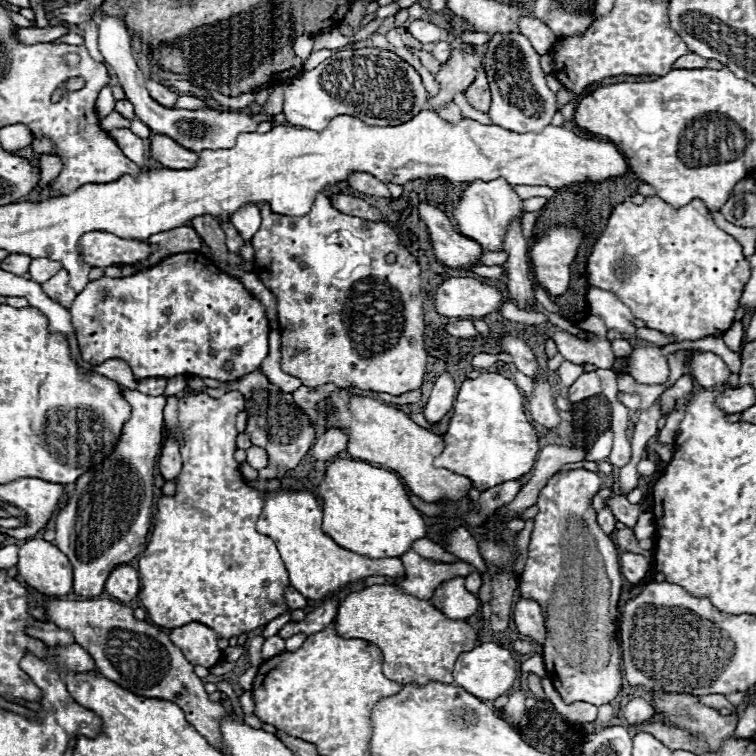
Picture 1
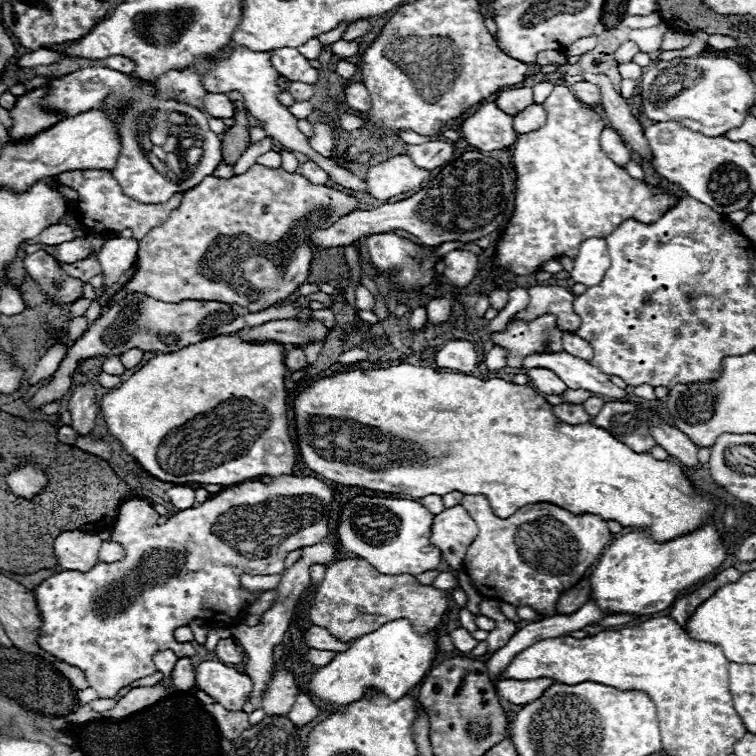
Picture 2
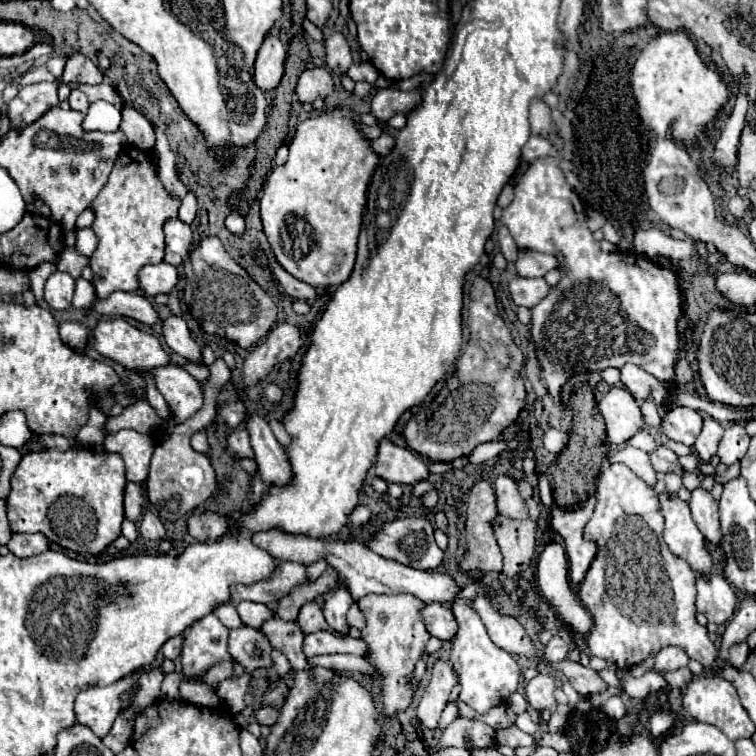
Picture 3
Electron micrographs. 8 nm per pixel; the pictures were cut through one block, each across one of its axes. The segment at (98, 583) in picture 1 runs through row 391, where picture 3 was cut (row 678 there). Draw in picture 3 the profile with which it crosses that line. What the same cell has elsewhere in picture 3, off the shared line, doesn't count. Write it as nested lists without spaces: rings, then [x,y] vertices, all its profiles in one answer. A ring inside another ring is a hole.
[[[142,670],[134,672],[132,676],[126,676],[110,686],[92,686],[88,690],[82,690],[76,696],[76,704],[74,704],[74,712],[76,712],[76,722],[88,726],[96,736],[104,738],[114,720],[118,718],[120,710],[122,710],[122,702],[120,702],[120,694],[126,692],[132,682],[138,680]]]

